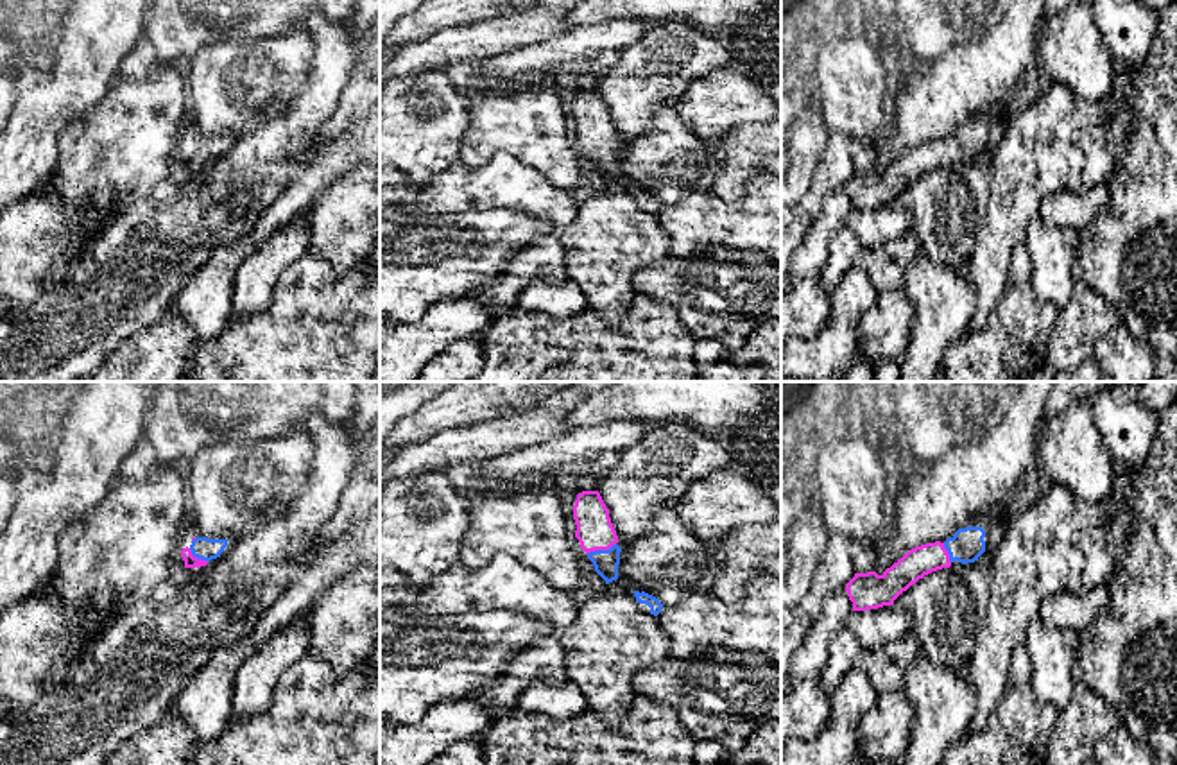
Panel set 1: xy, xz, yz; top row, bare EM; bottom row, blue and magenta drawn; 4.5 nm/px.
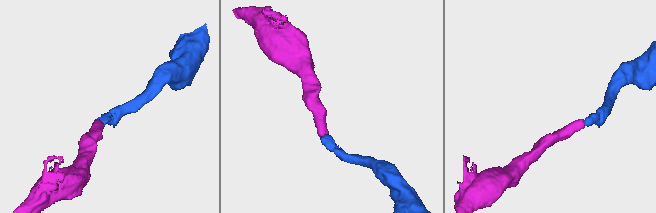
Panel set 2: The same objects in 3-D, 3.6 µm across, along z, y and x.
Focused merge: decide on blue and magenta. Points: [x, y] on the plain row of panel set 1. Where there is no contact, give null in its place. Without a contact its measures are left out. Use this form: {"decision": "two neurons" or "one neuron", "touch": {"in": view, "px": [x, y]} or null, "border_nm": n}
{"decision": "one neuron", "touch": {"in": "xz", "px": [601, 149]}, "border_nm": 140}

